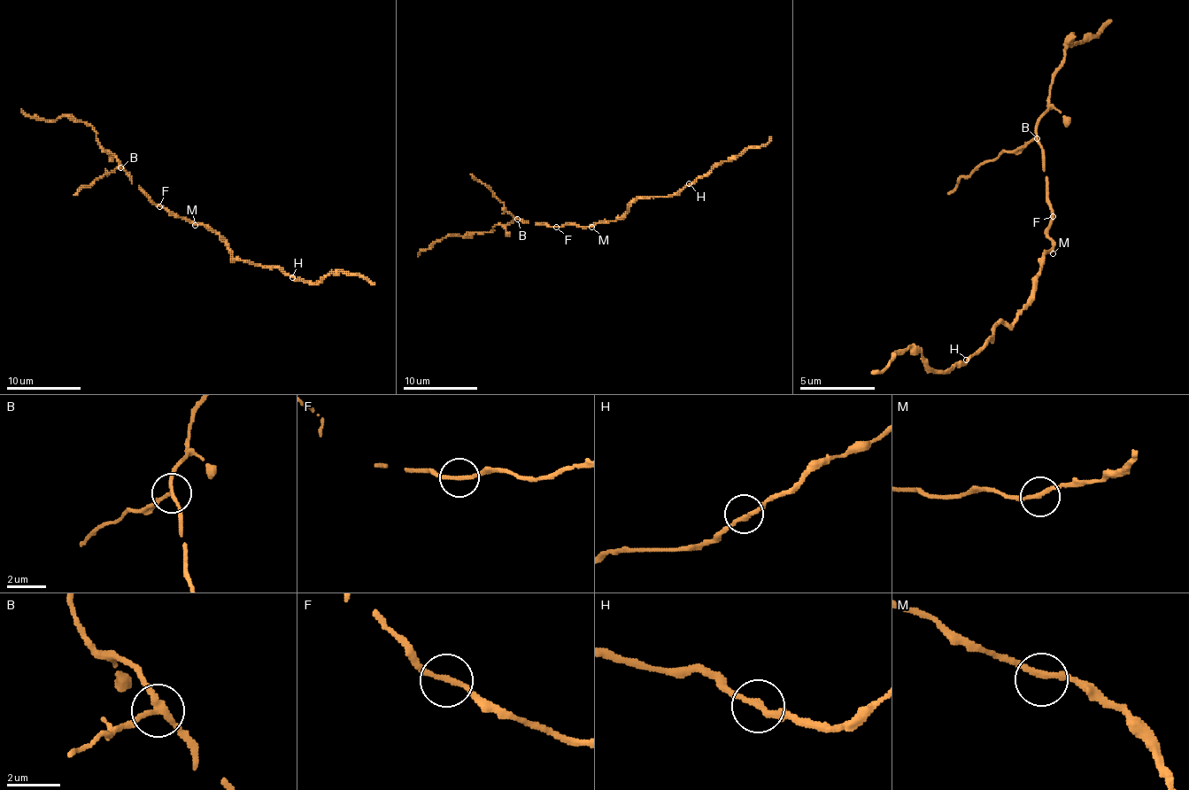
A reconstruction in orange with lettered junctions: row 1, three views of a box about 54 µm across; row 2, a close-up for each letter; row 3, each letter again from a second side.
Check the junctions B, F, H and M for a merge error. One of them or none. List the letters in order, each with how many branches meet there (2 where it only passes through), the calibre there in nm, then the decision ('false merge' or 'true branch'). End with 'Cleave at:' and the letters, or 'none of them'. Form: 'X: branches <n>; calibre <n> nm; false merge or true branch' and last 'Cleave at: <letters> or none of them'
B: branches 3; calibre 170 nm; false merge
F: branches 2; calibre 200 nm; true branch
H: branches 2; calibre 200 nm; true branch
M: branches 2; calibre 200 nm; true branch
Cleave at: B

